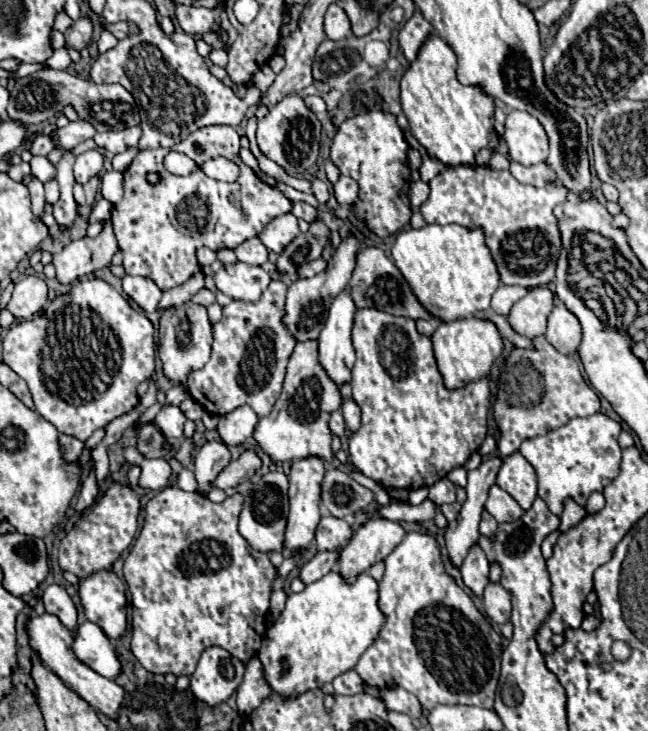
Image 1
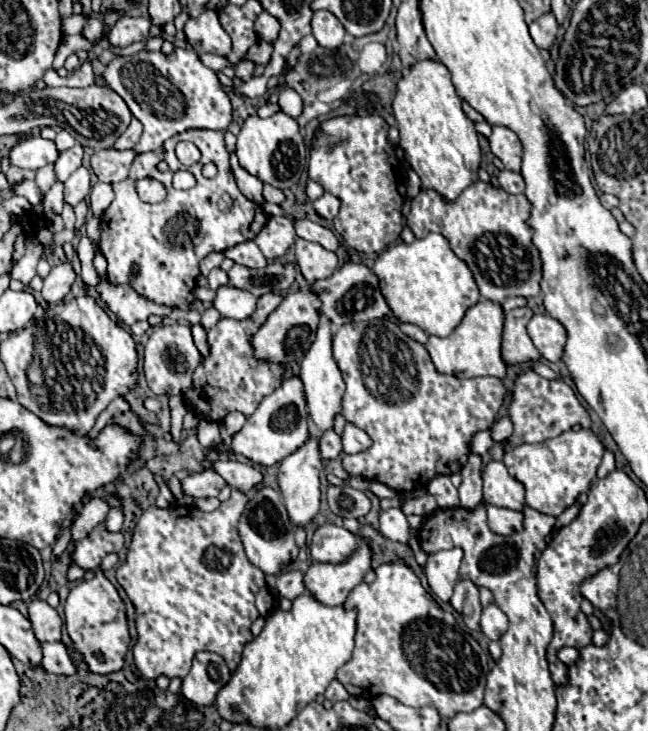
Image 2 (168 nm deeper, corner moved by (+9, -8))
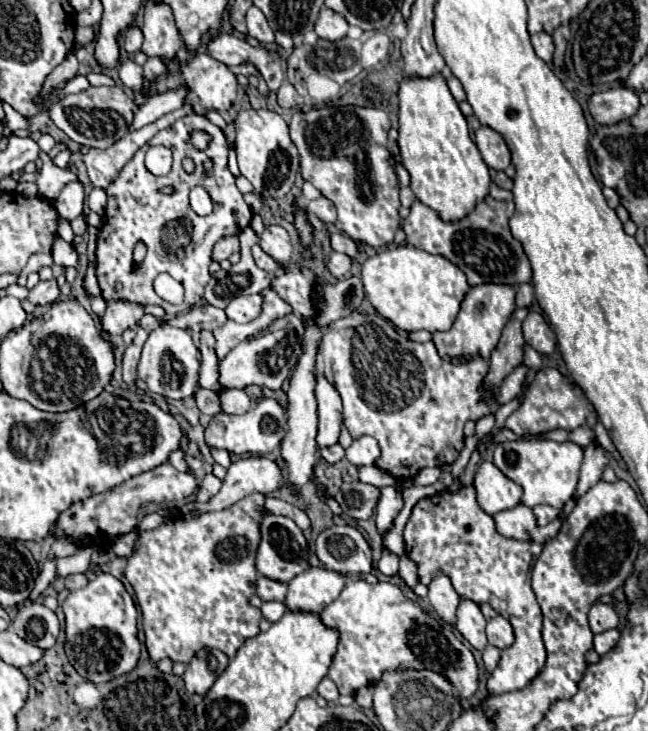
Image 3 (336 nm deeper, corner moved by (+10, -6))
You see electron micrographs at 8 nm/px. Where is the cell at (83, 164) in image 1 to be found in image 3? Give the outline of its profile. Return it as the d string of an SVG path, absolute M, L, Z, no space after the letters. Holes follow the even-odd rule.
M74 180L62 188L56 200L56 210L60 212L62 218L74 220L76 216L82 214L82 204L84 204L84 184L80 180Z

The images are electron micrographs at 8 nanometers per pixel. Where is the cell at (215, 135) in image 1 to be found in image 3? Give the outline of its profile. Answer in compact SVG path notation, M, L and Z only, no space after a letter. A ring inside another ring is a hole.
M188 114L180 120L176 120L172 126L160 130L146 146L142 146L134 158L122 168L118 178L106 188L108 204L104 214L104 224L98 230L98 266L96 276L102 288L102 296L106 300L110 298L122 298L136 304L158 304L170 312L170 316L178 312L188 312L192 306L196 306L204 296L204 286L210 280L208 266L210 266L210 252L212 246L226 236L240 234L246 226L252 222L252 208L244 202L242 192L236 188L236 178L228 170L228 142L224 138L224 132L214 126L208 118L198 114ZM192 132L206 132L212 136L206 150L196 150L190 144ZM150 146L166 146L174 154L174 164L168 176L154 176L144 166L144 154ZM188 156L194 160L196 170L192 174L186 174L182 168L182 158ZM210 158L214 162L214 174L206 178L206 192L210 194L214 202L214 212L208 216L198 216L188 202L188 192L202 184L202 162ZM172 186L172 194L162 194L160 188ZM138 242L146 244L146 258L138 266L132 262L132 250ZM160 272L168 272L174 280L178 280L184 290L186 298L180 306L164 302L152 288L154 278Z

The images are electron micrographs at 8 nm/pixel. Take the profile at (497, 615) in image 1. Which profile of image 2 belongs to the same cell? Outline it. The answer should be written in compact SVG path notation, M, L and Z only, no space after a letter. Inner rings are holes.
M495 604L483 608L483 614L481 614L481 630L483 630L483 634L489 640L499 642L501 636L505 634L505 630L507 630L507 616Z

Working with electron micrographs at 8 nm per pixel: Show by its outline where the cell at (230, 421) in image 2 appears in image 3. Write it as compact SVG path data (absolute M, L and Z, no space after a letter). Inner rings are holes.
M226 388L220 394L220 404L222 404L222 412L226 414L244 414L252 406L252 400L242 390Z

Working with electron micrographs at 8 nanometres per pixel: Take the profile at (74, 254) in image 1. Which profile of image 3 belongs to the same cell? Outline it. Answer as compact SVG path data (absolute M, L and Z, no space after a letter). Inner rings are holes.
M56 278L52 280L42 280L38 282L32 290L30 290L30 296L28 300L32 304L40 304L40 306L46 306L46 304L54 304L60 296L60 288L56 284Z

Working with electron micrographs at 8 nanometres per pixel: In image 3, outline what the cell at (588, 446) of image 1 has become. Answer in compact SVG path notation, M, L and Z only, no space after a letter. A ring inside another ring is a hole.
M516 440L516 442L500 442L494 446L494 464L510 480L514 480L524 488L522 504L528 508L538 504L548 504L552 508L562 510L562 506L570 498L574 498L582 460L584 460L584 448L572 440L566 440L566 442Z

